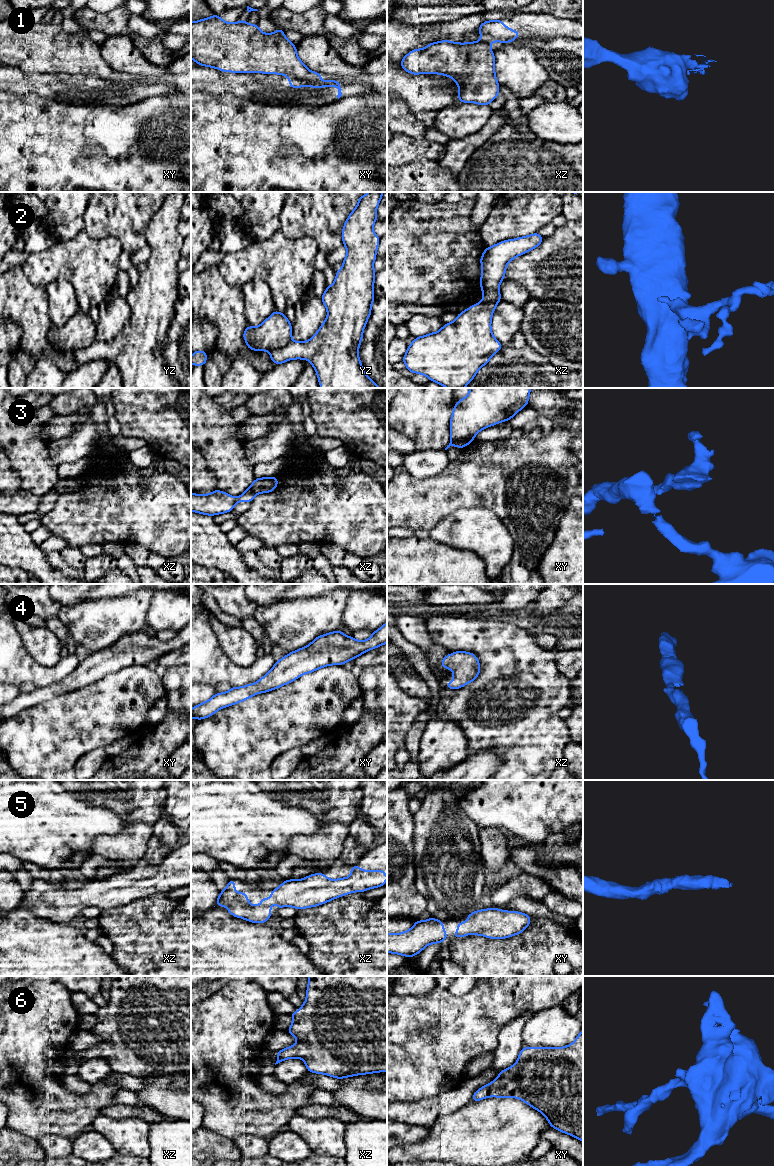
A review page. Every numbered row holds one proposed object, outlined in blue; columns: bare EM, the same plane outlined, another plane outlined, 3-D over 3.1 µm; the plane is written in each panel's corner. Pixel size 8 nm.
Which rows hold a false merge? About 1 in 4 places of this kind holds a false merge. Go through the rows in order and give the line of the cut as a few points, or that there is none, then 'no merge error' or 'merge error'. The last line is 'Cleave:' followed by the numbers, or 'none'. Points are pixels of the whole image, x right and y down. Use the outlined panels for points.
1: cut xy (285, 74), (291, 74), (300, 79), (318, 80); merge error
2: cut yz (291, 339), (283, 346), (271, 351); merge error
3: cut xy (473, 437), (451, 440); merge error
4: cut none; no merge error
5: cut none; no merge error
6: cut none; no merge error
Cleave: 1, 2, 3

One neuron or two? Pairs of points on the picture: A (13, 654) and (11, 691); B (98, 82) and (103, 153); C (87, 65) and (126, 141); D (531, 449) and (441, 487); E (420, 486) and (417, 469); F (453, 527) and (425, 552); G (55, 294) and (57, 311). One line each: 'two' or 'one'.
A: two
B: two
C: two
D: one
E: two
F: two
G: one

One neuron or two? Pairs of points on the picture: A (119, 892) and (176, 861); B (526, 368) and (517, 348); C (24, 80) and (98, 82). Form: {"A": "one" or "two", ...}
{"A": "one", "B": "one", "C": "one"}

